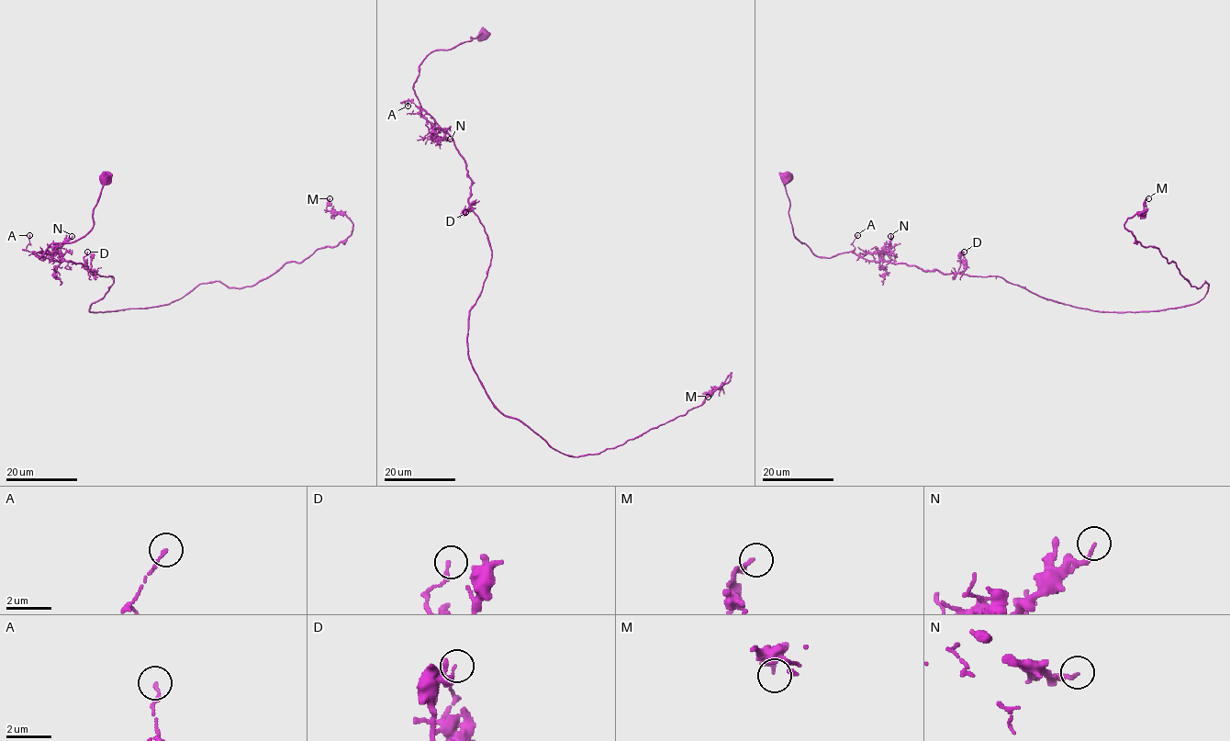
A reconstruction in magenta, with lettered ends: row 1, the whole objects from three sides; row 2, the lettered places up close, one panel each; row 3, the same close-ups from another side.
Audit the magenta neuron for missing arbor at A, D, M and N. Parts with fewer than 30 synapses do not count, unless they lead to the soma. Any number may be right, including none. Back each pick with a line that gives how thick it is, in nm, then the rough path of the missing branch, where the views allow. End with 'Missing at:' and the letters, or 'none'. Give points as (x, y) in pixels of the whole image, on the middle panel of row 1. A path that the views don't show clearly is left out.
Missing at: none

